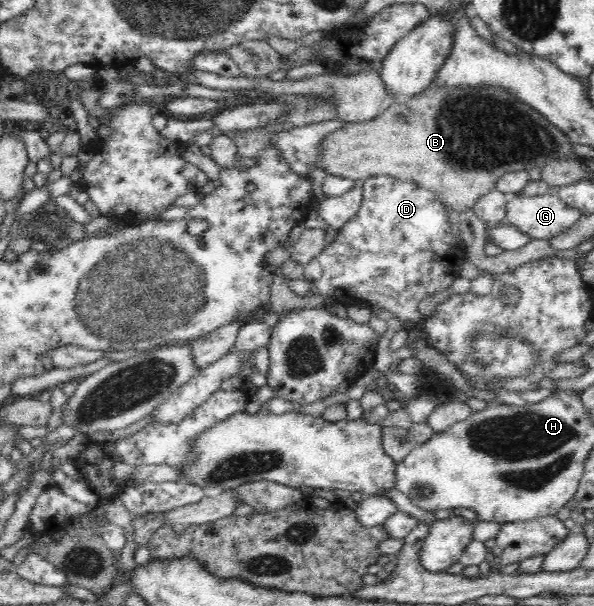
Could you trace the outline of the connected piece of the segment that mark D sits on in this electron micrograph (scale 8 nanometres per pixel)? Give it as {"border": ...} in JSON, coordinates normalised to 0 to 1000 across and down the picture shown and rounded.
{"border":[[[633,289],[618,294],[613,299],[609,310],[611,335],[608,345],[604,345],[604,351],[571,378],[566,393],[562,393],[554,404],[547,406],[537,421],[532,421],[519,436],[512,437],[510,457],[513,464],[520,464],[522,467],[522,480],[517,485],[532,483],[532,487],[545,487],[547,490],[554,490],[554,493],[566,497],[569,502],[574,502],[579,508],[588,502],[596,503],[608,498],[623,500],[621,503],[630,503],[635,508],[648,510],[648,513],[662,517],[667,523],[665,531],[675,533],[682,543],[700,540],[709,530],[702,503],[712,497],[712,492],[717,492],[721,487],[729,487],[729,483],[736,483],[742,480],[742,477],[759,474],[759,467],[769,464],[769,460],[776,457],[776,437],[786,429],[786,406],[776,389],[769,393],[766,384],[759,384],[759,368],[756,366],[758,361],[754,360],[751,342],[739,332],[734,318],[715,312],[700,299],[678,299],[675,294]]]}

